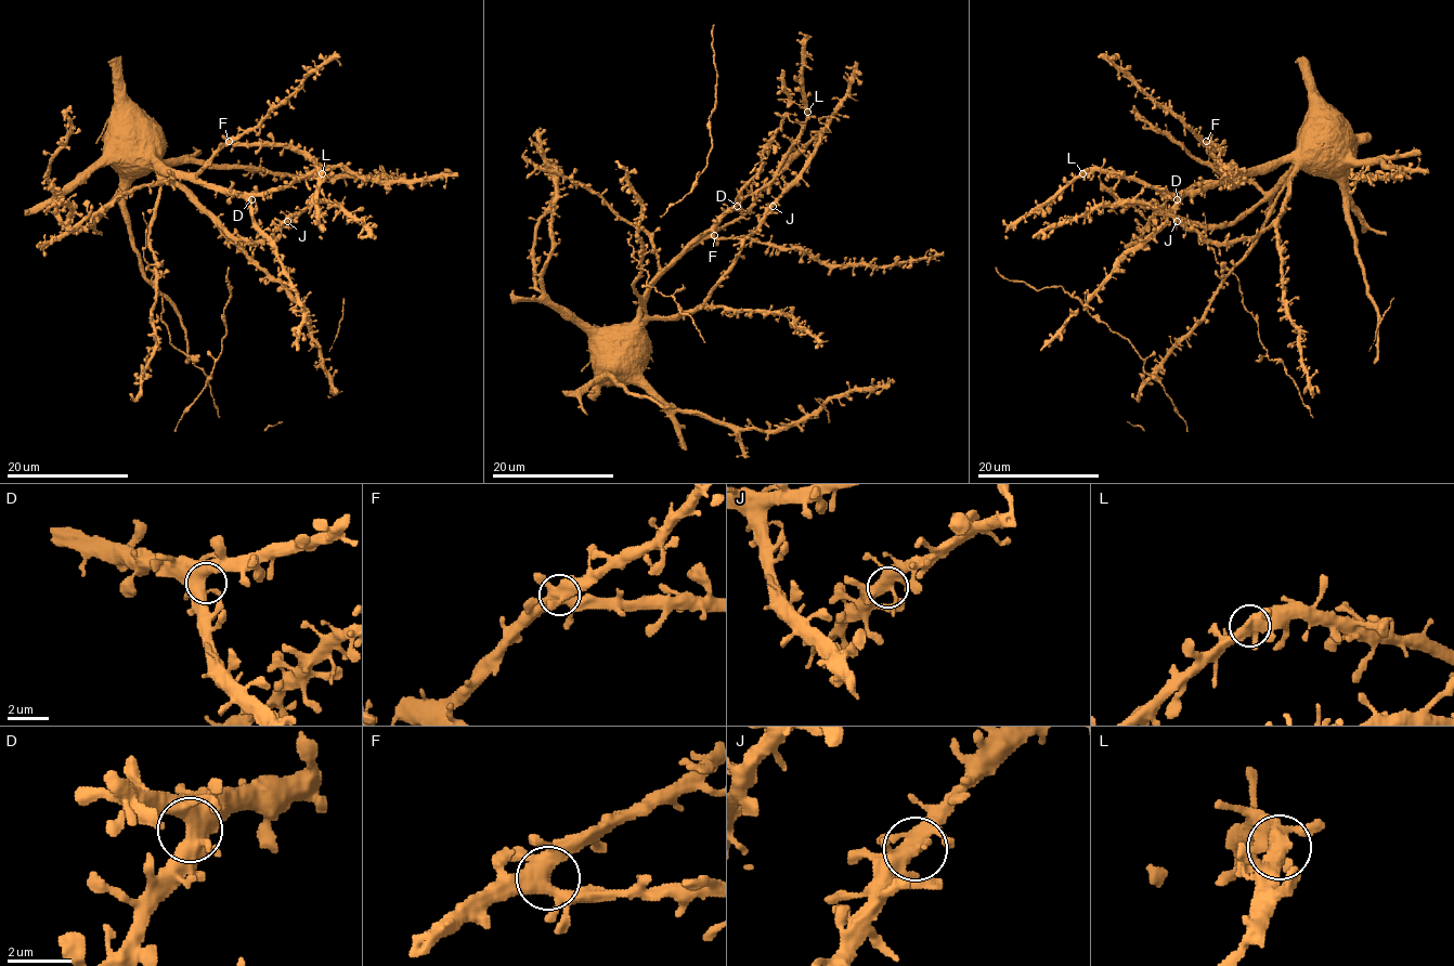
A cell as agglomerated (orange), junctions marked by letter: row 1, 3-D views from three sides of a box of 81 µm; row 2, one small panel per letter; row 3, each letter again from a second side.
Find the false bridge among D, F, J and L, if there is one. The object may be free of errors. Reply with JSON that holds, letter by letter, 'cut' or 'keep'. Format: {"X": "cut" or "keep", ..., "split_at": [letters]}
{"D": "keep", "F": "keep", "J": "keep", "L": "keep", "split_at": []}

